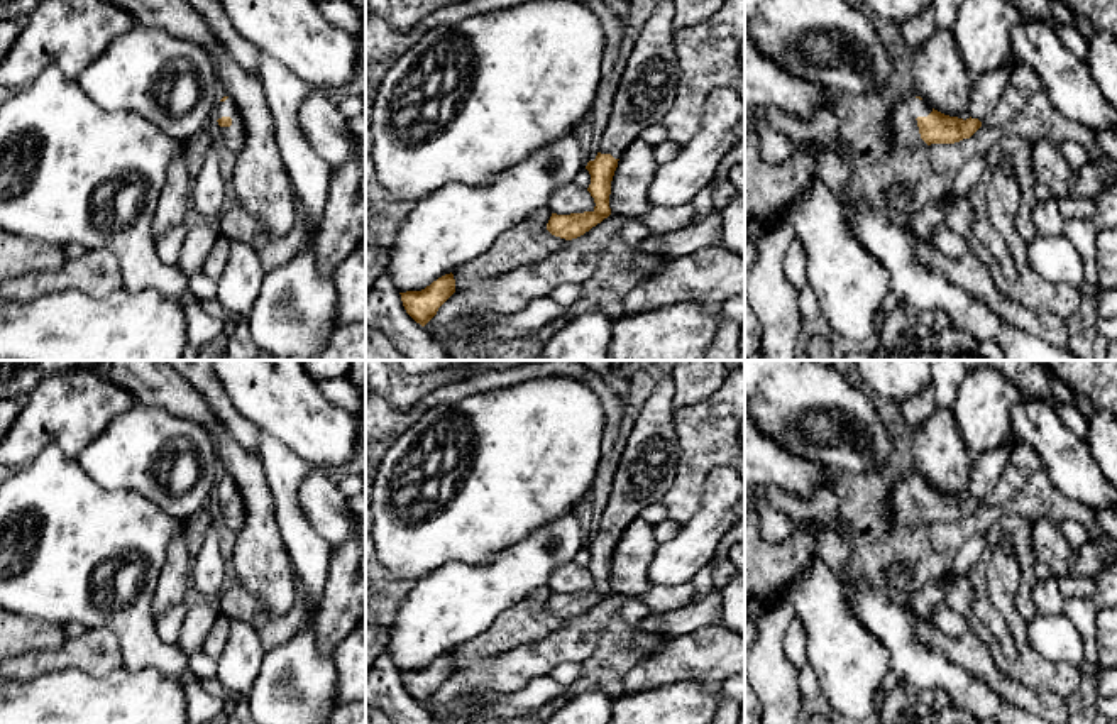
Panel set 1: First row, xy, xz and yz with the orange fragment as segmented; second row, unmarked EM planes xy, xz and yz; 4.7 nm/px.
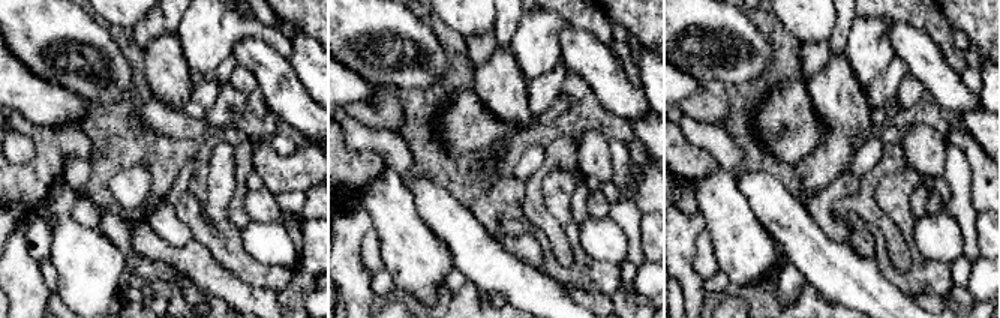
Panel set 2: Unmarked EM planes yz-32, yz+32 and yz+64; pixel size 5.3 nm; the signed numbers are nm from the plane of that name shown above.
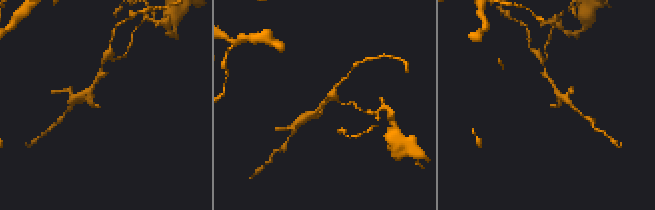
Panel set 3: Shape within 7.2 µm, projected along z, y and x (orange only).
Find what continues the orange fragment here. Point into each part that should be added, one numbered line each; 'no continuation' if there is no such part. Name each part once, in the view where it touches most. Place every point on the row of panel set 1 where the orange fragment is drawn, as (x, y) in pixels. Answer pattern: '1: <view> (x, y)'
1: yz (904, 134)

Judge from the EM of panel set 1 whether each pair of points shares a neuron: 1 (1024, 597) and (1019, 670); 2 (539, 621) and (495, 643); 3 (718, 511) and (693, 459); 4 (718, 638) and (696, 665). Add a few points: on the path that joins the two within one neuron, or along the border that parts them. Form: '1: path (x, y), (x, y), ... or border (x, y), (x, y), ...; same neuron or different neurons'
1: border (1019, 586), (1016, 611), (1026, 621); different neurons
2: path (528, 621), (505, 633); same neuron
3: border (726, 466), (708, 476), (701, 506), (687, 520); different neurons
4: path (716, 645), (703, 658); same neuron

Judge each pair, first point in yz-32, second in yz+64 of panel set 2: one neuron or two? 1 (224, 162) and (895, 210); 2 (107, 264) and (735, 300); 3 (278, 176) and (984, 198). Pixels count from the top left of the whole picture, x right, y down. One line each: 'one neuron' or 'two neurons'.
1: one neuron
2: two neurons
3: two neurons

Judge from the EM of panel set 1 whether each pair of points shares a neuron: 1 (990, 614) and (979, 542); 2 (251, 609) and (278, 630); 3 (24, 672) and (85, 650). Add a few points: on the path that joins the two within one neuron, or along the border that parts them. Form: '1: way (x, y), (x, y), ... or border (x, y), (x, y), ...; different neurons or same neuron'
1: border (984, 533), (984, 552), (963, 575); different neurons
2: way (258, 616), (271, 630); same neuron
3: way (39, 662), (70, 657); same neuron

